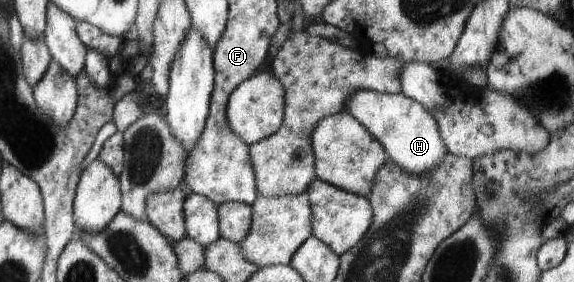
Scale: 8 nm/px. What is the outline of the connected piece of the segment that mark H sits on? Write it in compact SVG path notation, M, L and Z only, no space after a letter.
M356 90L346 98L346 110L380 142L388 159L404 172L418 176L434 170L442 164L448 150L442 142L440 130L432 114L424 109L422 104L407 98L402 94L380 94L372 90Z

